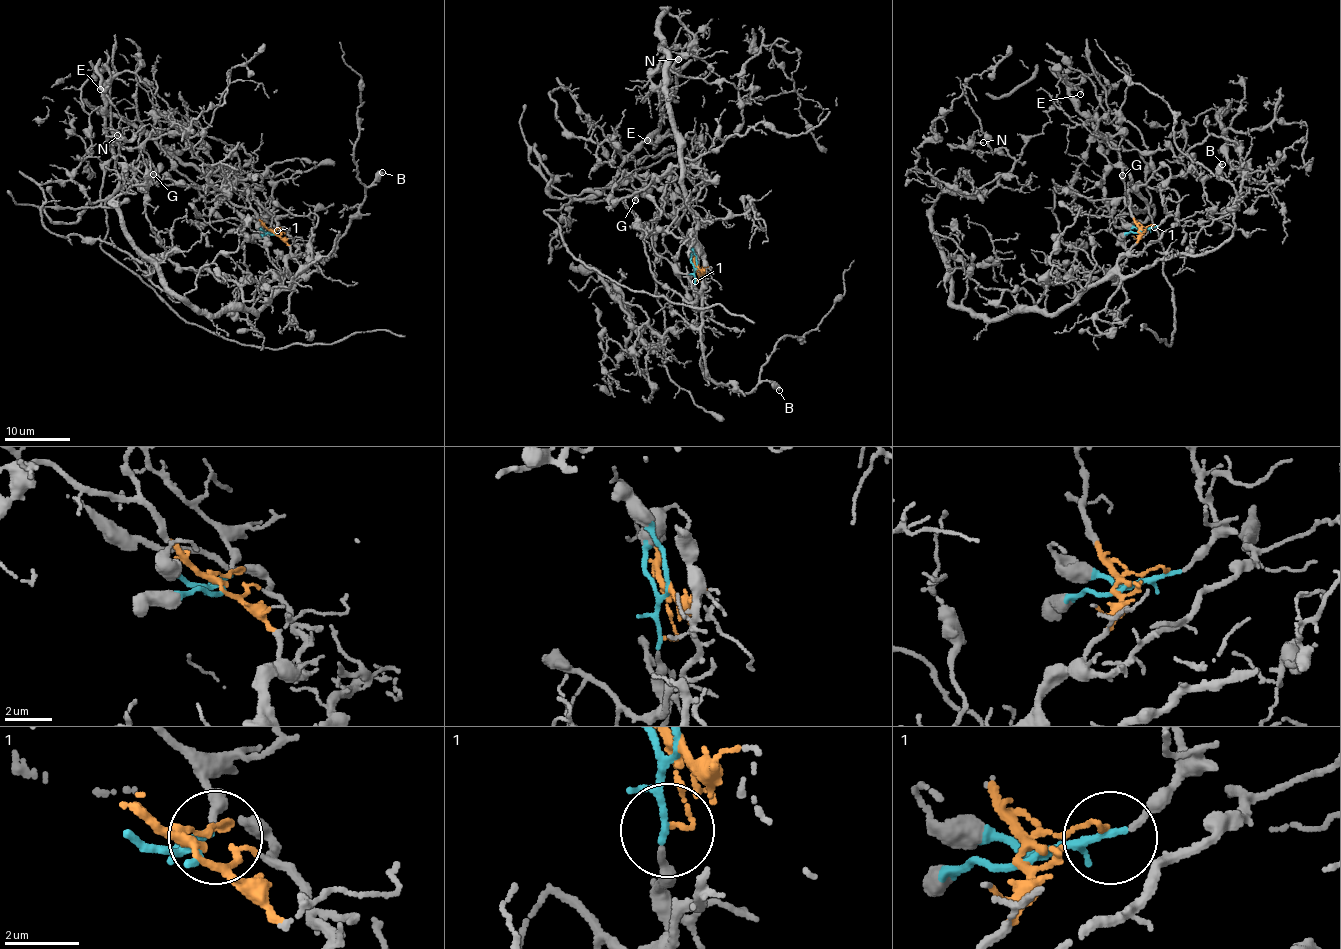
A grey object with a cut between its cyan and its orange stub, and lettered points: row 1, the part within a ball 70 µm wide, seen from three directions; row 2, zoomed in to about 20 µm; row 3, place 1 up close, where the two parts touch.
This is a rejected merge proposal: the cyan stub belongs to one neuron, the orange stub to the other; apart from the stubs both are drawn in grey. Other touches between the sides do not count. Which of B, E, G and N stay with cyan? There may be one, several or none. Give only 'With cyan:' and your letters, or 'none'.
With cyan: E, G

